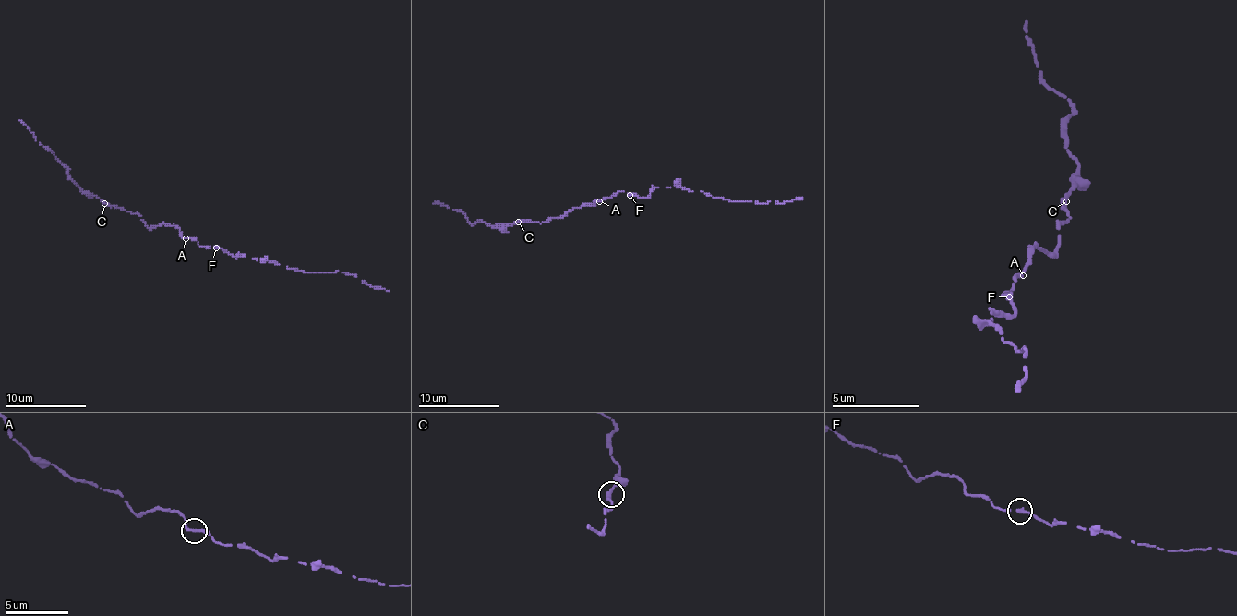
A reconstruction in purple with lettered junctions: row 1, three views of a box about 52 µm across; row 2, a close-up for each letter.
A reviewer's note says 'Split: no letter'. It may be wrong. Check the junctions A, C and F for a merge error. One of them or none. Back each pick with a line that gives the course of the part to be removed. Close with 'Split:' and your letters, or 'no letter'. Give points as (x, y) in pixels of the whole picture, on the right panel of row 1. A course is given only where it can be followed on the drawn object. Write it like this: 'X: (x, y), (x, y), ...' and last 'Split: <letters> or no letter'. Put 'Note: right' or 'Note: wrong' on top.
Note: right
Split: no letter

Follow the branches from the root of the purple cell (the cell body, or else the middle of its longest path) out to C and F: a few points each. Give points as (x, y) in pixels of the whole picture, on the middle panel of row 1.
C: (601, 199), (591, 206), (573, 208), (558, 218), (540, 223), (518, 222)
F: (601, 199), (619, 191), (630, 196)

